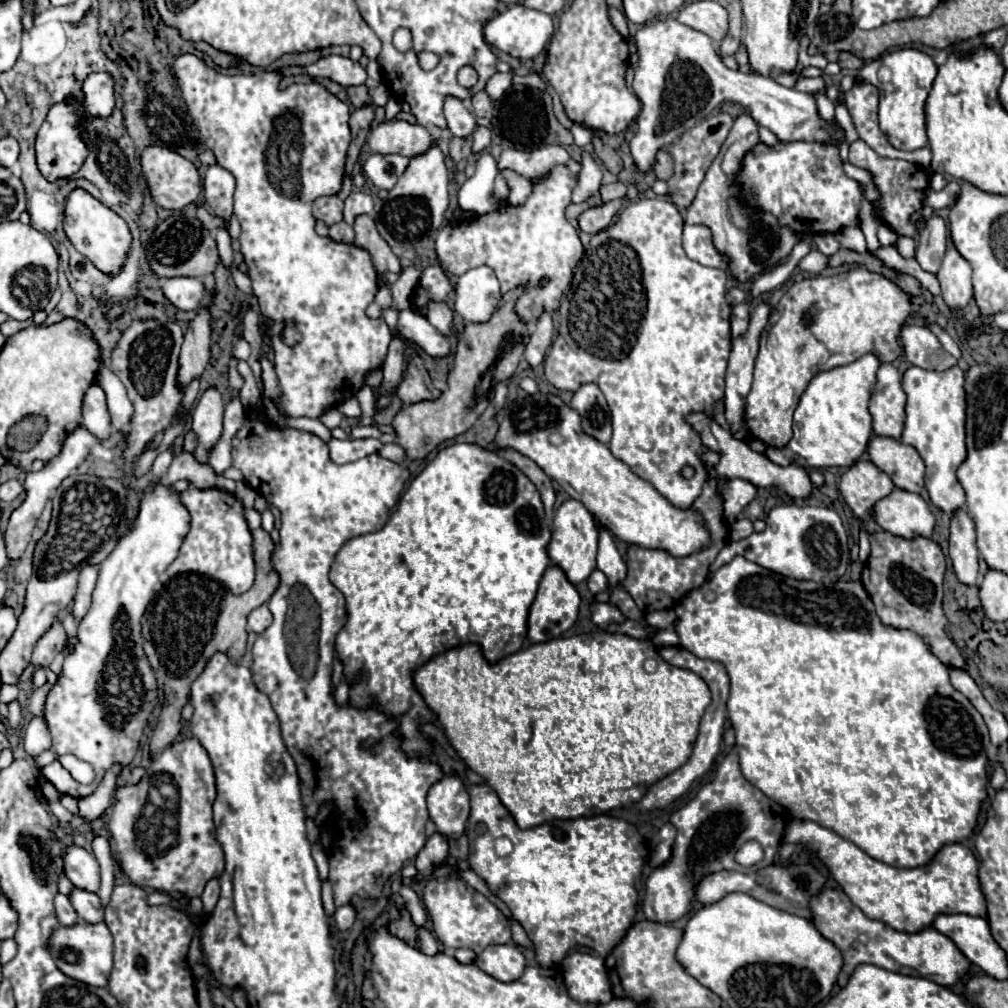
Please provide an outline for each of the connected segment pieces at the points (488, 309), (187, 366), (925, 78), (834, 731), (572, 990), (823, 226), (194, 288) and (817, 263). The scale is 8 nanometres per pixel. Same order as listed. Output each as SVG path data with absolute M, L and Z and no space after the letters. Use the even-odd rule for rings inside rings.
M486 265L466 271L456 281L454 309L464 321L484 323L496 311L500 301L500 283Z
M200 309L184 335L184 345L180 351L180 373L176 375L176 381L180 381L180 389L186 389L190 381L198 379L204 373L208 359L210 359L210 315L206 309Z
M902 47L892 53L886 53L870 63L866 63L858 75L872 83L880 93L880 105L878 105L878 117L880 117L880 129L888 137L888 141L902 151L916 151L920 147L928 145L926 137L926 119L924 119L924 103L930 93L932 81L936 77L936 63L930 55L914 49L914 47ZM880 65L888 65L892 69L892 79L888 83L880 83L876 79L876 71Z
M734 557L730 563L722 565L710 579L710 591L716 593L714 601L706 601L702 589L692 591L692 609L688 601L676 605L680 645L702 659L714 659L726 665L730 675L730 699L728 717L736 731L736 751L740 755L742 775L766 793L776 803L792 811L796 819L814 821L832 829L840 837L856 843L870 857L884 861L894 867L922 867L928 865L936 853L950 843L964 843L978 825L978 815L984 799L988 797L988 749L990 737L982 721L982 715L974 705L950 685L948 667L930 651L930 645L912 631L898 631L894 627L882 625L876 615L874 603L864 591L860 581L840 581L838 591L828 589L814 581L796 581L778 573L772 573L744 557Z
M574 951L562 961L568 995L578 1003L608 1003L612 995L604 959Z
M778 141L774 147L768 147L758 143L744 157L738 181L746 203L770 211L782 225L797 233L838 233L844 227L858 225L862 189L846 176L838 149L832 145Z
M174 277L174 279L160 279L162 291L168 301L182 309L182 311L198 311L202 299L206 295L206 285L202 279L194 277Z
M812 249L802 261L800 261L800 269L806 269L806 271L812 271L812 273L820 273L828 267L828 261L830 257L824 257L824 253L820 253L818 249Z

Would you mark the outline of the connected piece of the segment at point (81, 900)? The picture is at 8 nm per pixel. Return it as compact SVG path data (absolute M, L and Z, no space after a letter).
M74 889L70 895L70 901L78 913L78 917L86 923L102 923L104 919L104 907L96 893Z

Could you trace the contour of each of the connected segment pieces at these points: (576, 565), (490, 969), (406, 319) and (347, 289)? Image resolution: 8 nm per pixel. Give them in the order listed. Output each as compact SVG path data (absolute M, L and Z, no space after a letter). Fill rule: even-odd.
M576 499L564 501L556 511L552 523L552 537L548 543L550 563L560 567L572 585L578 585L580 581L586 581L588 575L596 569L596 551L598 551L598 529L592 521L592 515L588 515L588 509L580 501Z
M512 943L486 947L474 963L498 981L516 981L526 967L522 951Z
M406 309L400 313L400 319L398 319L398 331L400 335L418 345L426 355L430 355L432 359L444 359L450 355L450 343L448 339L436 331L426 317L418 315L416 311L412 309Z
M194 55L178 57L172 69L202 141L214 151L216 161L236 177L234 215L242 225L240 251L248 265L260 311L266 321L272 319L274 367L282 387L280 405L290 417L320 419L328 409L338 407L360 391L364 375L380 369L384 363L390 343L386 321L382 317L380 321L366 317L366 305L372 303L374 291L378 291L378 277L368 251L358 245L332 241L332 237L318 237L314 231L316 219L312 215L312 203L322 195L336 195L342 185L350 145L350 111L346 103L338 101L316 81L290 85L286 91L280 91L278 71L230 77L206 67L204 61ZM278 315L284 321L296 323L302 333L298 345L288 347L282 343L278 337Z

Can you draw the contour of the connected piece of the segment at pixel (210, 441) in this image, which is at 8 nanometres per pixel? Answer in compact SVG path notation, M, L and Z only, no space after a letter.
M214 387L206 389L192 411L192 431L198 437L196 459L200 463L208 463L208 453L222 435L222 415L224 401L220 391Z

